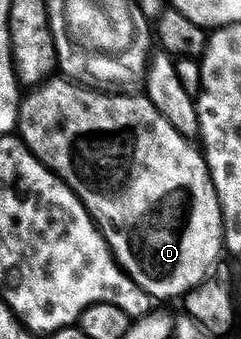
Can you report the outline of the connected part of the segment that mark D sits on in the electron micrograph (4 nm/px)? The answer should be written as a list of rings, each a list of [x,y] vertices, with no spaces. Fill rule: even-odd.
[[[55,76],[36,86],[30,91],[31,94],[22,99],[19,104],[19,124],[17,134],[28,146],[29,152],[33,154],[56,176],[60,178],[81,200],[81,204],[91,214],[95,225],[103,232],[103,239],[109,244],[111,253],[124,272],[133,279],[152,300],[159,298],[182,299],[193,288],[197,288],[216,269],[219,257],[224,257],[223,249],[223,213],[221,204],[217,200],[217,192],[213,188],[211,173],[207,167],[207,159],[203,151],[192,139],[187,138],[177,128],[157,112],[153,103],[138,93],[124,94],[122,92],[104,92],[98,88],[72,82],[63,76]]]

